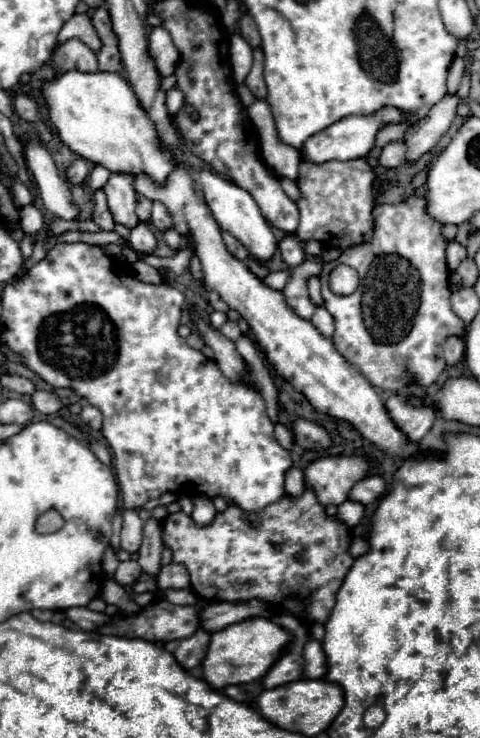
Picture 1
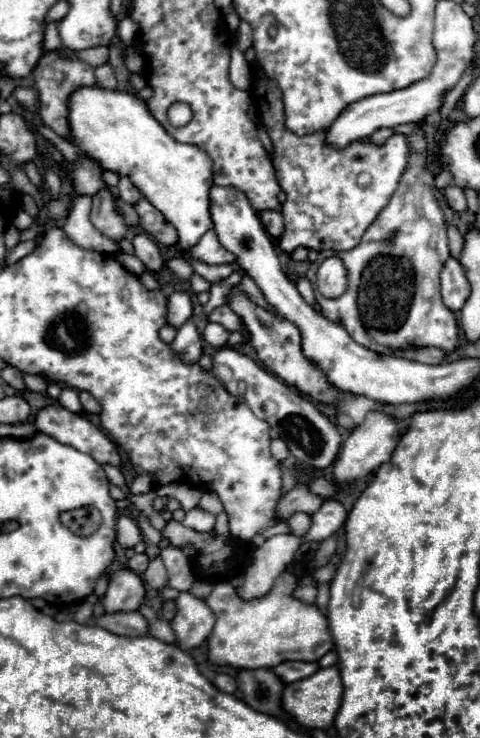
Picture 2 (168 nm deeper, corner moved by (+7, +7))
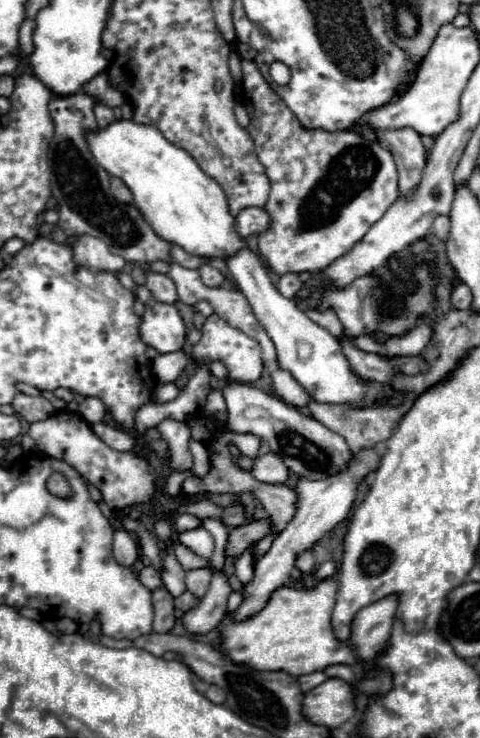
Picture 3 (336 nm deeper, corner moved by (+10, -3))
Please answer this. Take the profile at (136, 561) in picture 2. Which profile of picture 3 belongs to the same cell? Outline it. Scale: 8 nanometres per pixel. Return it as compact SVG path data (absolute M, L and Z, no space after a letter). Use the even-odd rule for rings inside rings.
M145 567L145 569L139 573L139 579L141 579L141 583L143 583L145 587L149 587L151 591L163 587L161 575L159 575L159 571L157 571L155 567Z

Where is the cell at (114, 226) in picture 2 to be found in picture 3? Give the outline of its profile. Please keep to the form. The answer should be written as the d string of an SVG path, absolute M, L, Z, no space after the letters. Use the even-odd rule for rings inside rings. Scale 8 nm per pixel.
M83 235L73 245L73 261L87 267L93 273L101 273L101 271L119 273L127 265L125 259L119 255L113 255L105 247L105 243L101 243L101 239L93 239L89 235Z

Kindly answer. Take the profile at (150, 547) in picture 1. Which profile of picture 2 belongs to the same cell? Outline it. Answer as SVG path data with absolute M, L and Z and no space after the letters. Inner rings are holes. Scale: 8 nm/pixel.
M160 557L150 559L150 565L144 571L144 583L152 589L162 589L166 585L166 569L164 569L164 563L160 561Z

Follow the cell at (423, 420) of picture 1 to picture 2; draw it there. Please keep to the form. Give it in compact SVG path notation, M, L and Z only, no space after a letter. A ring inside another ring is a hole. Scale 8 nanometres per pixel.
M372 409L368 411L366 419L362 425L358 425L350 437L346 439L344 447L342 447L342 453L338 455L336 463L334 463L334 481L336 483L352 483L356 479L362 479L366 477L370 471L378 469L384 461L388 461L400 441L400 437L406 433L408 425L404 421L398 421L396 417L384 413L384 411L378 411L378 409Z

